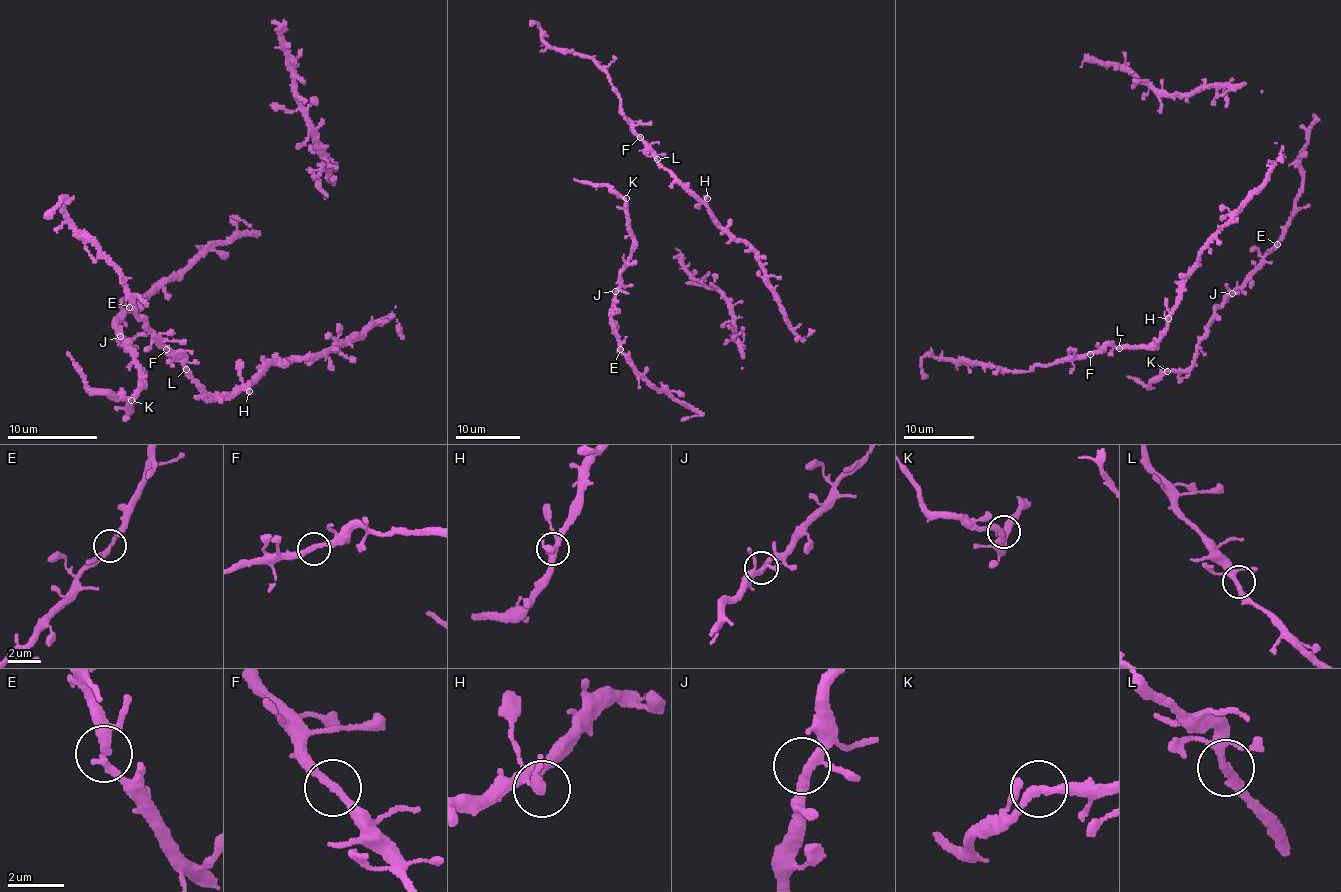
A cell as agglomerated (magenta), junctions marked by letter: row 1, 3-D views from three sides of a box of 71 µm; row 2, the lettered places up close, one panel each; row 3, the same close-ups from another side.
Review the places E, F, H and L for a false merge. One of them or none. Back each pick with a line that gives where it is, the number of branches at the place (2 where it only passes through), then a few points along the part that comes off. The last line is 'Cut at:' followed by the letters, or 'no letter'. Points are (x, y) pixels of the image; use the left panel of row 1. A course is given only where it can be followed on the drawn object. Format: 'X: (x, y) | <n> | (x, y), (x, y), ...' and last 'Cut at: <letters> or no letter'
Cut at: no letter

